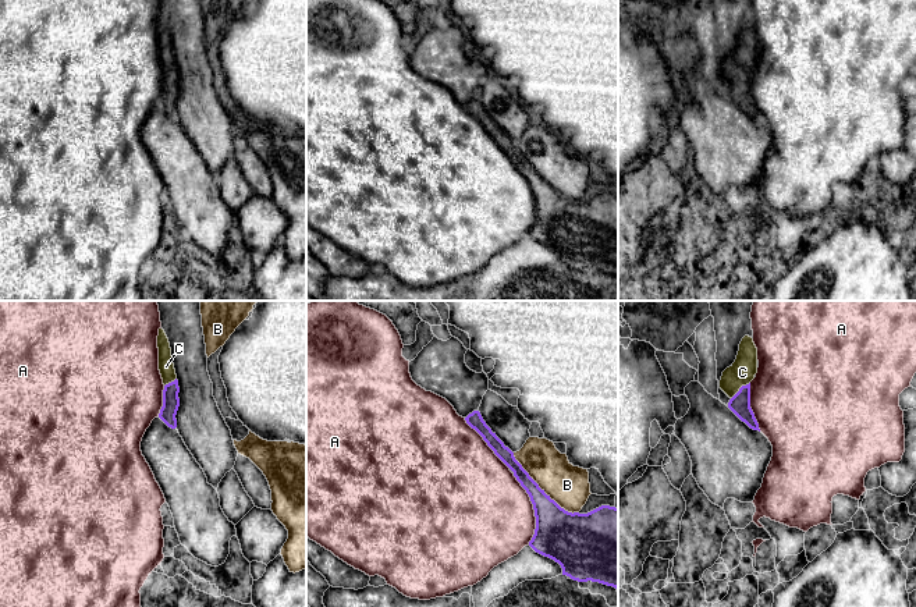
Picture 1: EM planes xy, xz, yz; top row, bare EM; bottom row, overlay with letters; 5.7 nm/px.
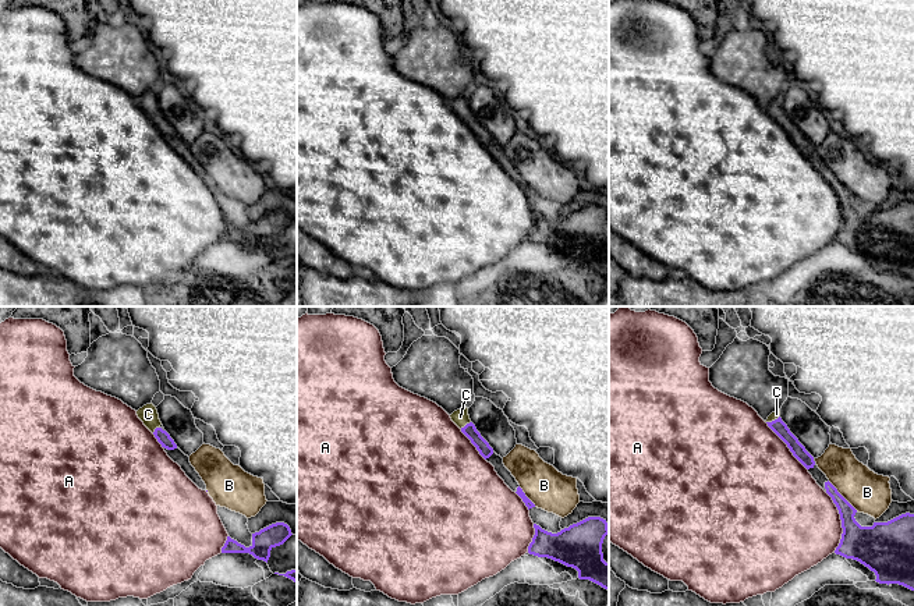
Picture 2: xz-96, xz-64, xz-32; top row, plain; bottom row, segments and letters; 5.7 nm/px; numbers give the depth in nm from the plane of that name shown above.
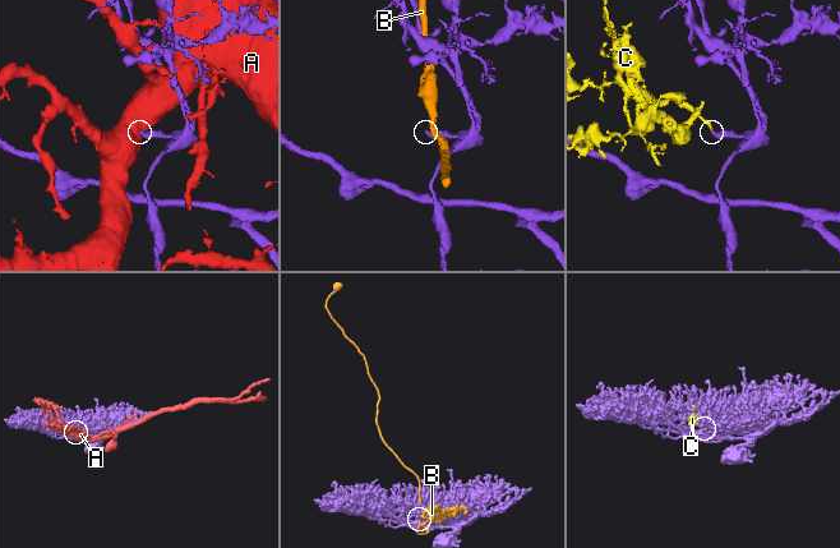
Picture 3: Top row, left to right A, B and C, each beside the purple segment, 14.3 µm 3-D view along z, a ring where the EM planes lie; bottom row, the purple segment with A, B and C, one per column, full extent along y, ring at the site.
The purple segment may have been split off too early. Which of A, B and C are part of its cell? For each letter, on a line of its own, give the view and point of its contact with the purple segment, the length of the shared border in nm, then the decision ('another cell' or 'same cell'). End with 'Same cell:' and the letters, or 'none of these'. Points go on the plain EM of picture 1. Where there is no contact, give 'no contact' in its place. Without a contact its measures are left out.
A: xz (533, 196) | 420 nm | another cell
B: xz (540, 177) | 500 nm | another cell
C: yz (739, 77) | 150 nm | same cell
Same cell: C

